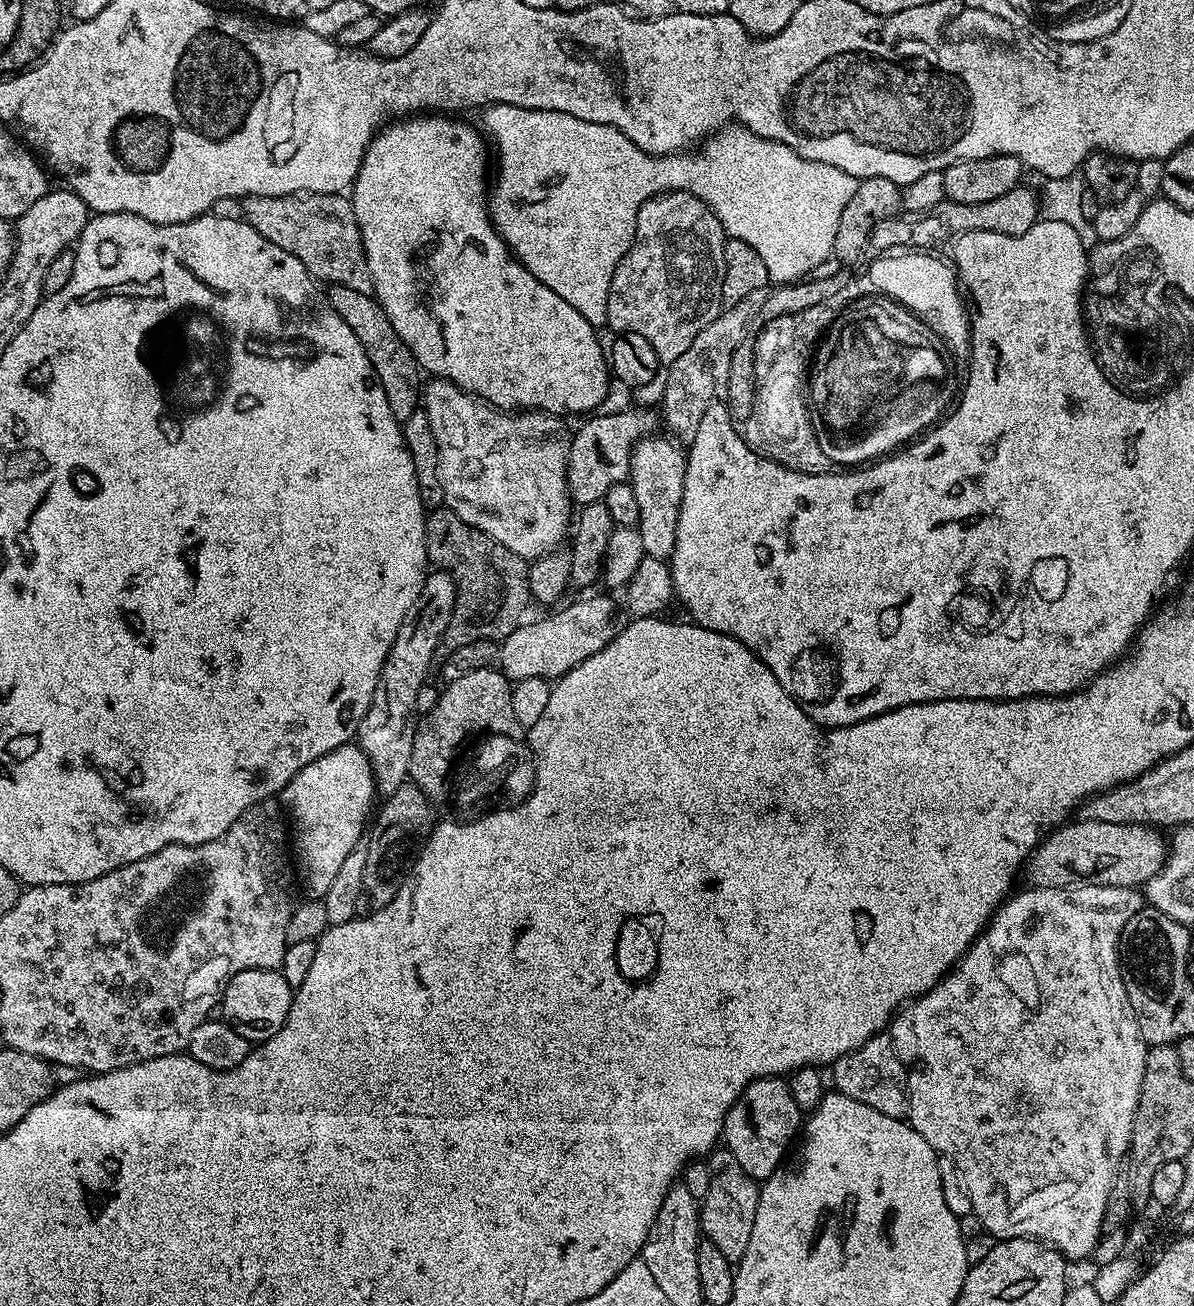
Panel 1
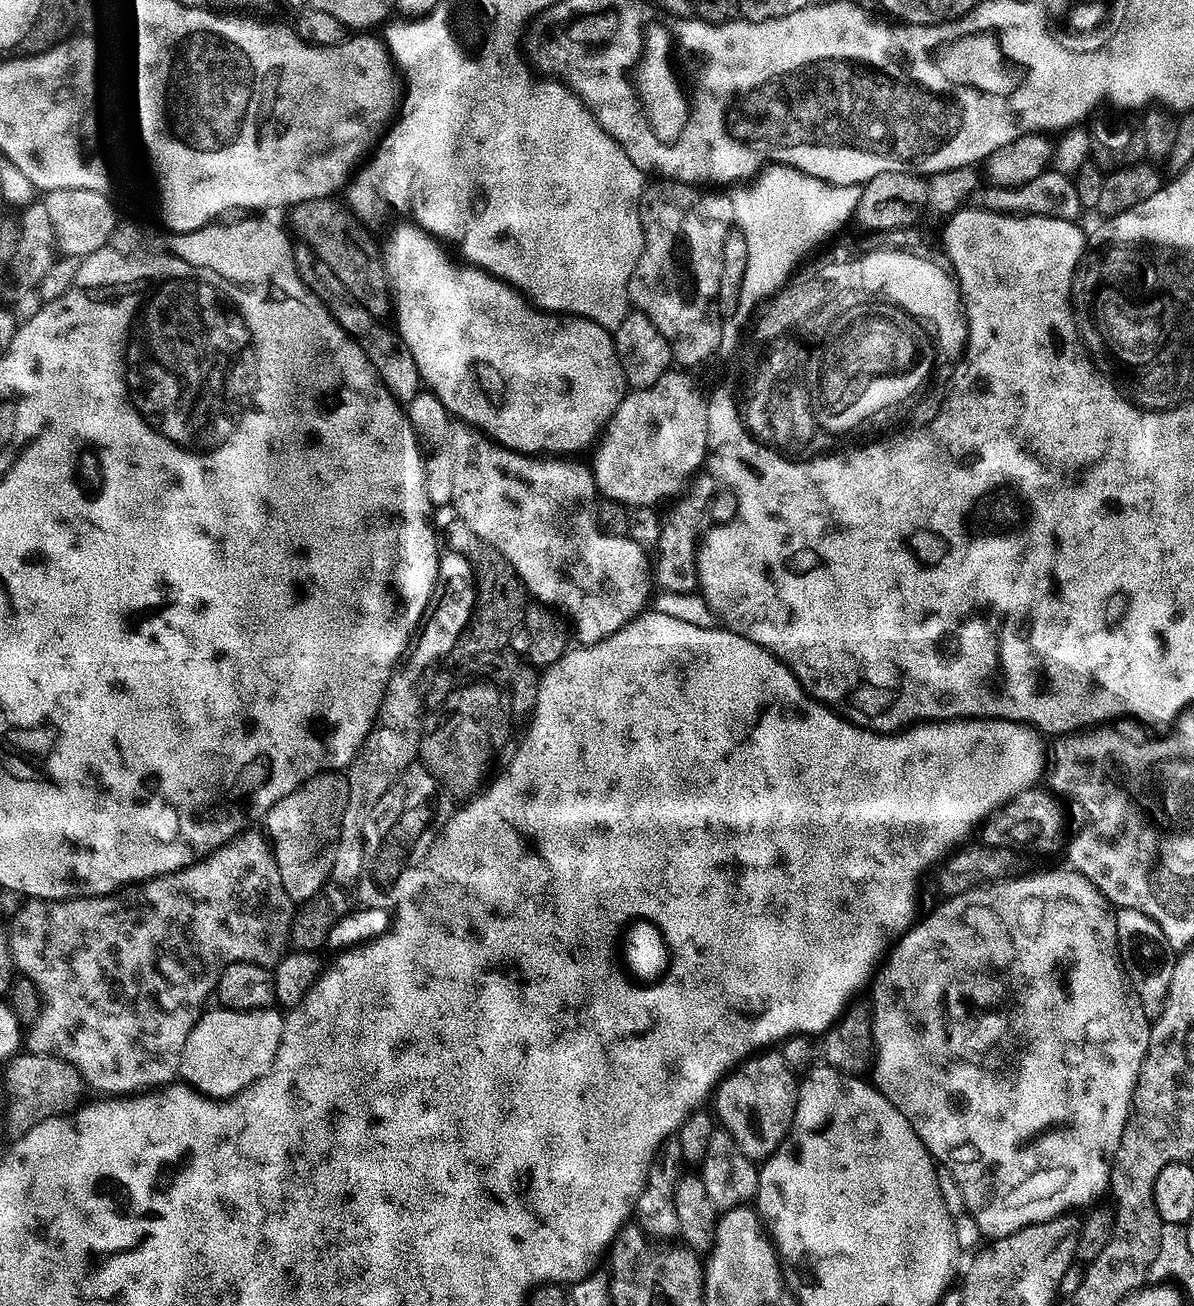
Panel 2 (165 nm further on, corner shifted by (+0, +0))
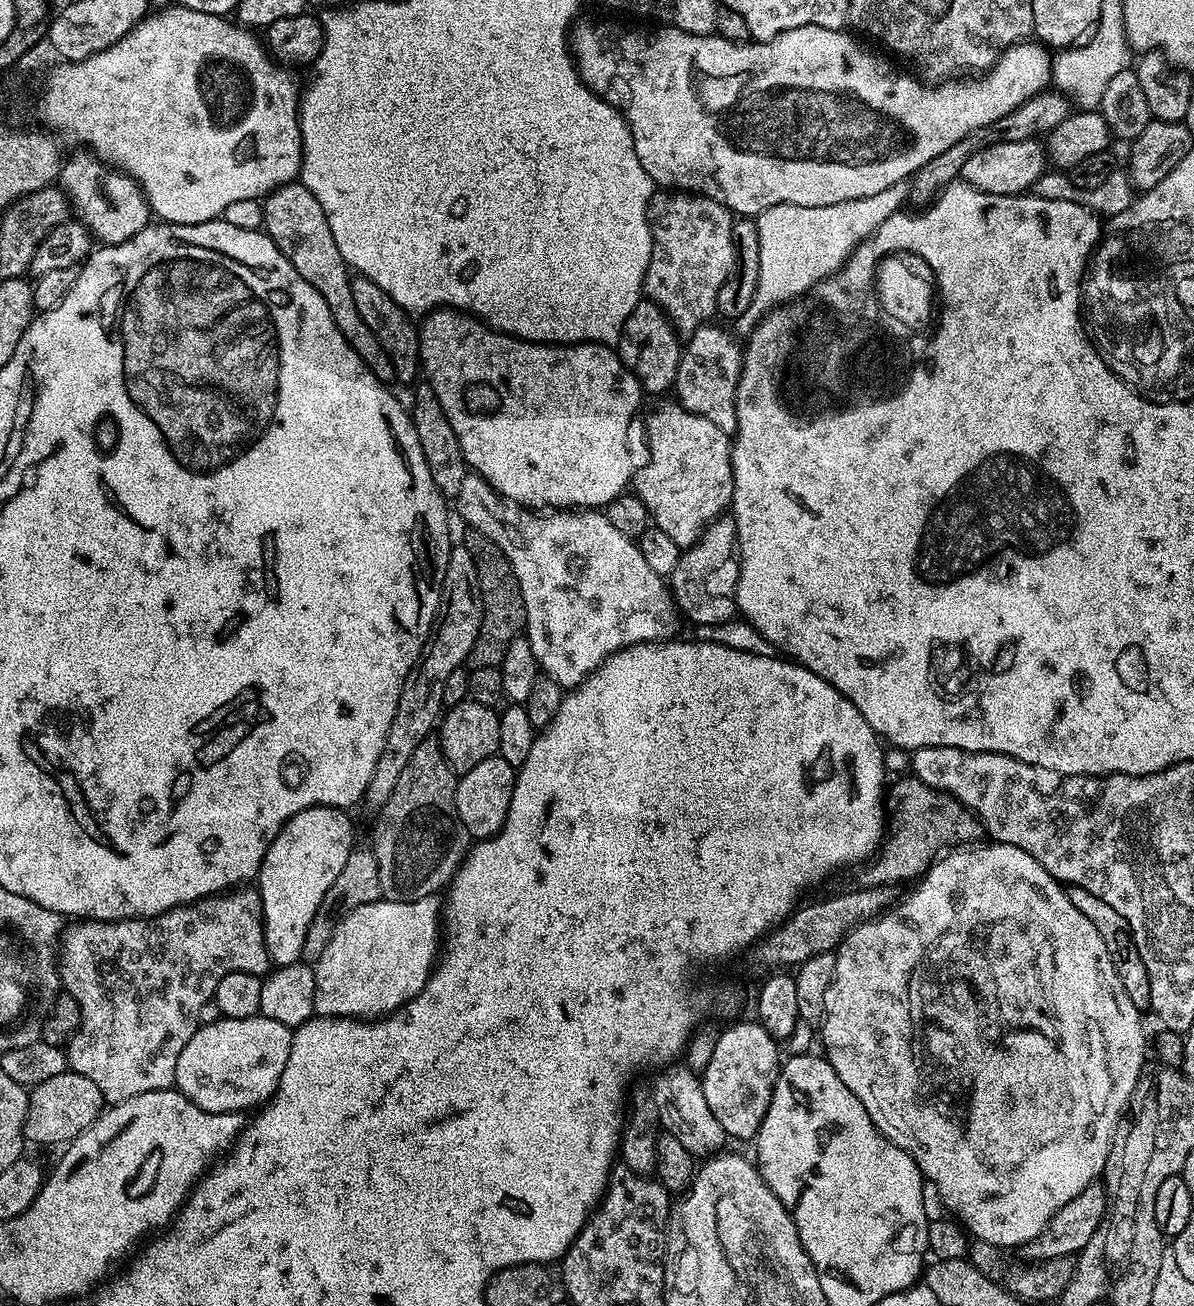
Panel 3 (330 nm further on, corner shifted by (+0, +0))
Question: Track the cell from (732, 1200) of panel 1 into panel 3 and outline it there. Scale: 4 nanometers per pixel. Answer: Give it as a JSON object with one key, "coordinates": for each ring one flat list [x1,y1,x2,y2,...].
{"coordinates":[[684,1062,673,1063,657,1072,660,1073,652,1084,650,1100,661,1121,672,1120,666,1124,667,1131,672,1132,694,1158,707,1158,719,1153,725,1147,726,1137,718,1118,714,1118,710,1105,706,1103,706,1094,700,1085,701,1077,692,1073]]}

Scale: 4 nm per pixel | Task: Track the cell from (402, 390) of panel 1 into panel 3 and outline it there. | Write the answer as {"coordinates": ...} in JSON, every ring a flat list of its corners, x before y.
{"coordinates":[[293,182,284,184,268,193,263,197,263,204,263,231,267,232,269,238,276,243,278,250,282,250,282,254,290,262,290,266,294,266,294,270,298,270,298,274,302,274,302,278,306,278,306,282,310,282,310,286,314,286,314,290,318,290,318,294,322,294,326,306,330,306,334,326,338,326,342,338,346,338,346,342,352,347,354,354,358,354,358,358,362,358,364,365,383,384,391,385,396,380,394,366,390,362,390,358,386,358,386,350,382,350,382,346,379,344,378,338,374,338,370,326,366,326,366,322,362,322,362,314,358,314,358,306,354,306,353,277,350,275,348,263,344,261,338,250,338,242,334,242,334,234,330,234,330,222,322,210,322,206,318,206,318,198,314,198,314,194,310,194,310,190,306,190,304,184]]}

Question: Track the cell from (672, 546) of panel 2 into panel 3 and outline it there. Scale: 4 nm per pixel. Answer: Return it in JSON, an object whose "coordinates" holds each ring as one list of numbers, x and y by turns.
{"coordinates":[[725,514,712,521,698,538,696,544,683,549,670,577,670,591,677,609,695,622,709,619,708,612,700,608,700,603,712,604,724,595,731,593,740,577,740,562,736,542,736,518]]}

